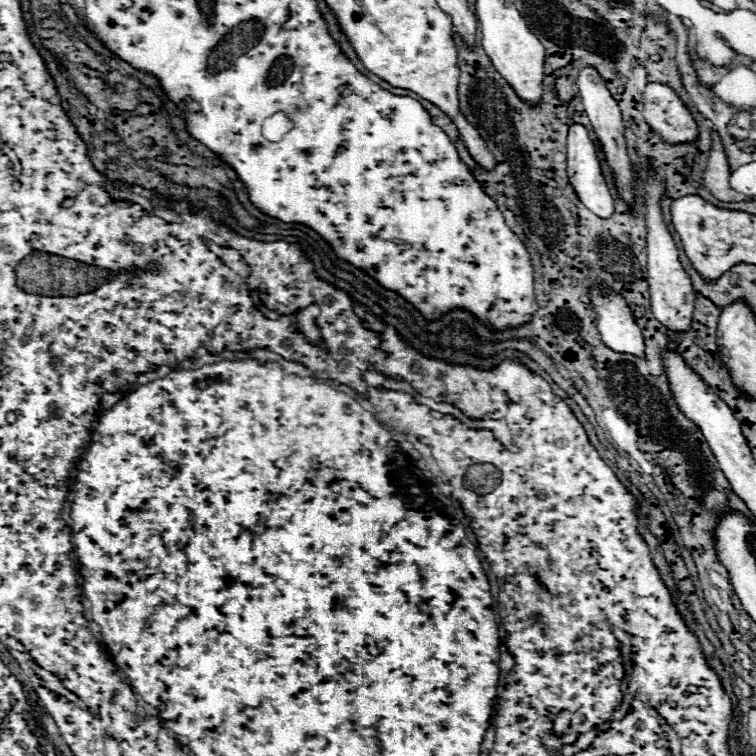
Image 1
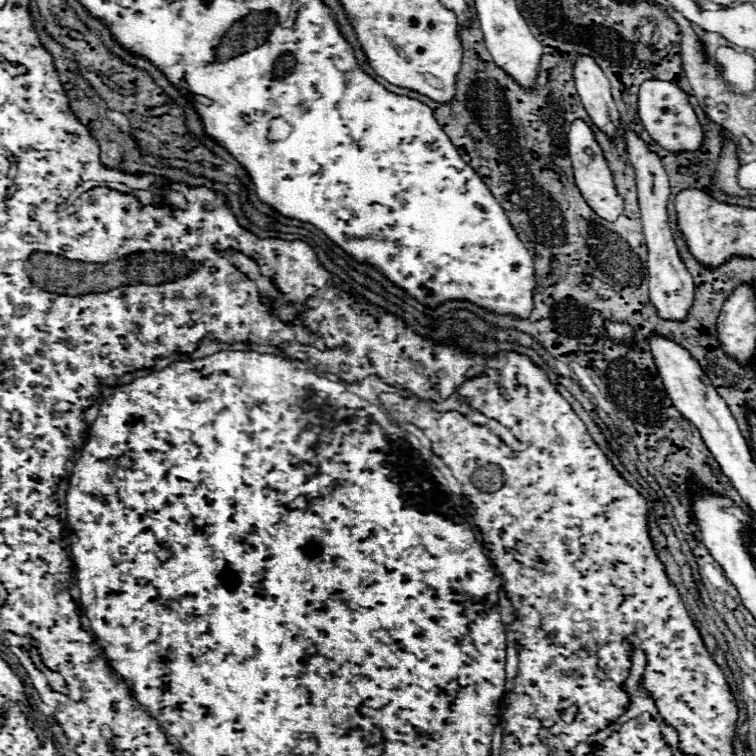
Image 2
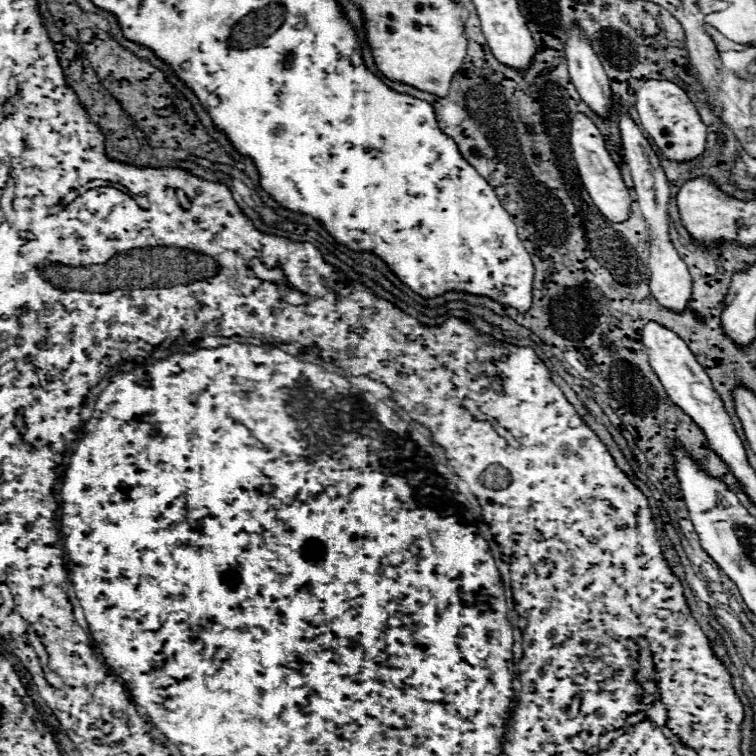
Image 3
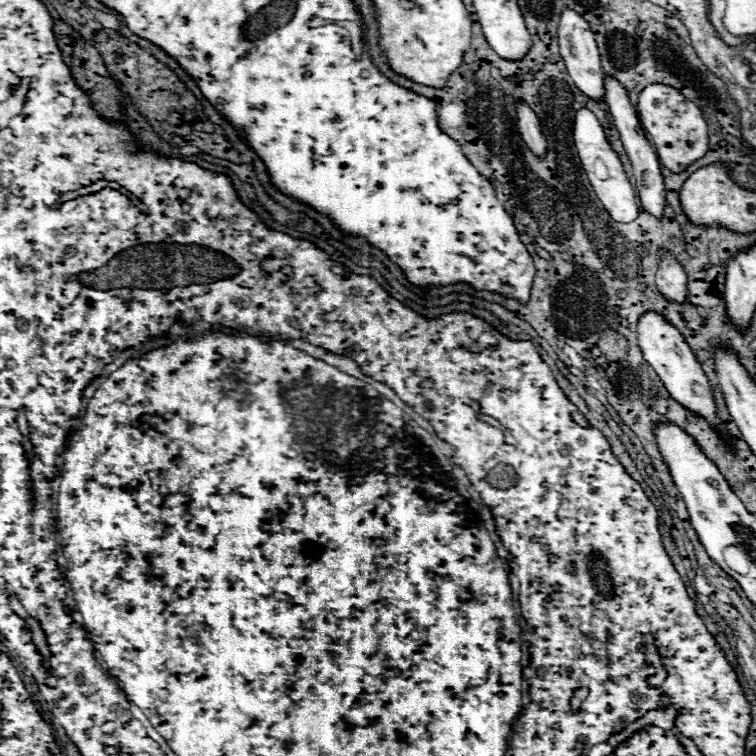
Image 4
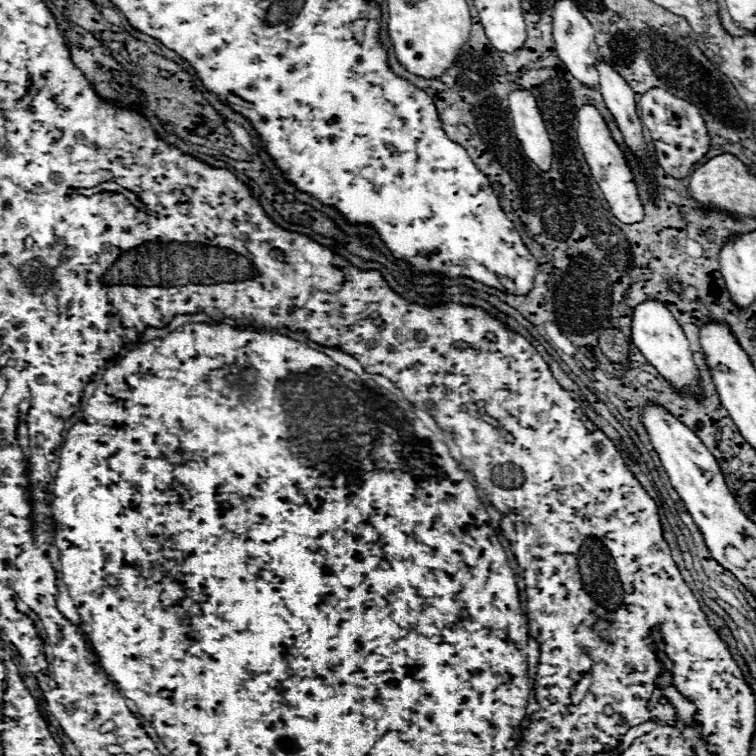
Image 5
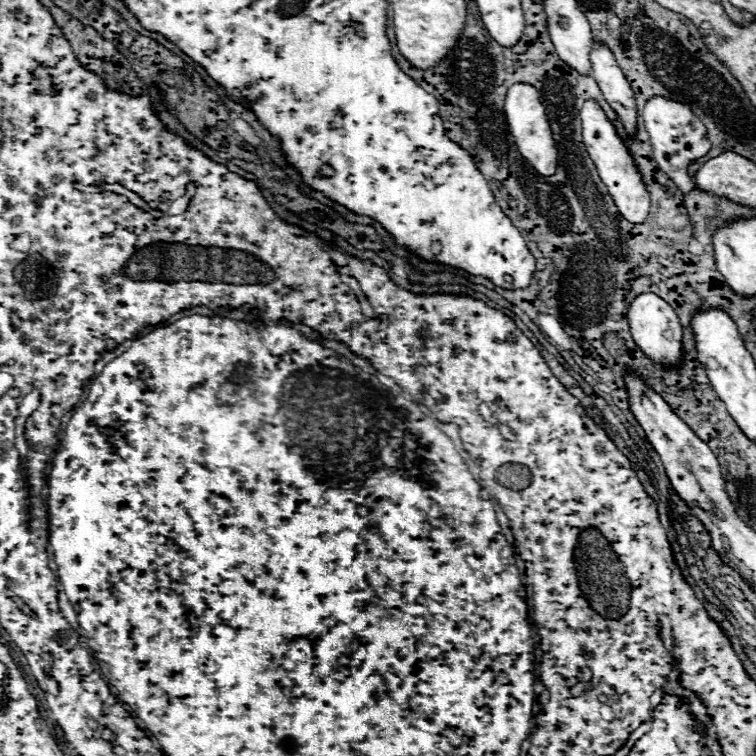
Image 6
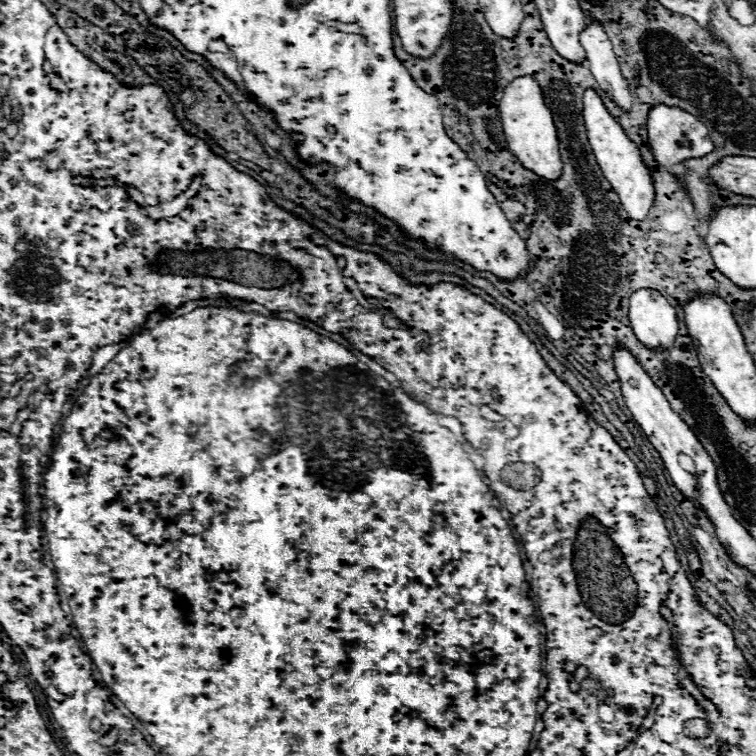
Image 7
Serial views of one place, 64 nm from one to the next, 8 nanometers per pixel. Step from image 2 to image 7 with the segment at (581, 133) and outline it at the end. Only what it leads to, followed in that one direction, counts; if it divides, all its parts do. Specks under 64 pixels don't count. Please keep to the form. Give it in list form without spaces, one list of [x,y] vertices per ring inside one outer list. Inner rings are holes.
[[[590,88],[584,92],[582,118],[586,124],[586,134],[588,134],[594,158],[598,160],[598,166],[600,166],[602,174],[606,176],[606,180],[610,182],[610,186],[614,188],[614,192],[618,192],[622,208],[626,210],[626,214],[632,220],[644,220],[654,202],[654,186],[652,186],[648,168],[644,166],[642,158],[640,158],[640,150],[636,148],[634,142],[628,140],[628,136],[624,134],[620,124],[608,114],[600,96]]]

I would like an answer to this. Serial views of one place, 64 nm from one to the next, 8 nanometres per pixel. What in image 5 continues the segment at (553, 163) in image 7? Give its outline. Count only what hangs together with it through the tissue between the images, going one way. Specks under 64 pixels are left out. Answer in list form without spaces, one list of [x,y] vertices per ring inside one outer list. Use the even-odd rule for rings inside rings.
[[[524,90],[512,92],[510,112],[514,122],[514,134],[520,140],[522,150],[534,164],[538,164],[542,170],[548,170],[552,162],[552,142],[548,138],[534,96]]]

